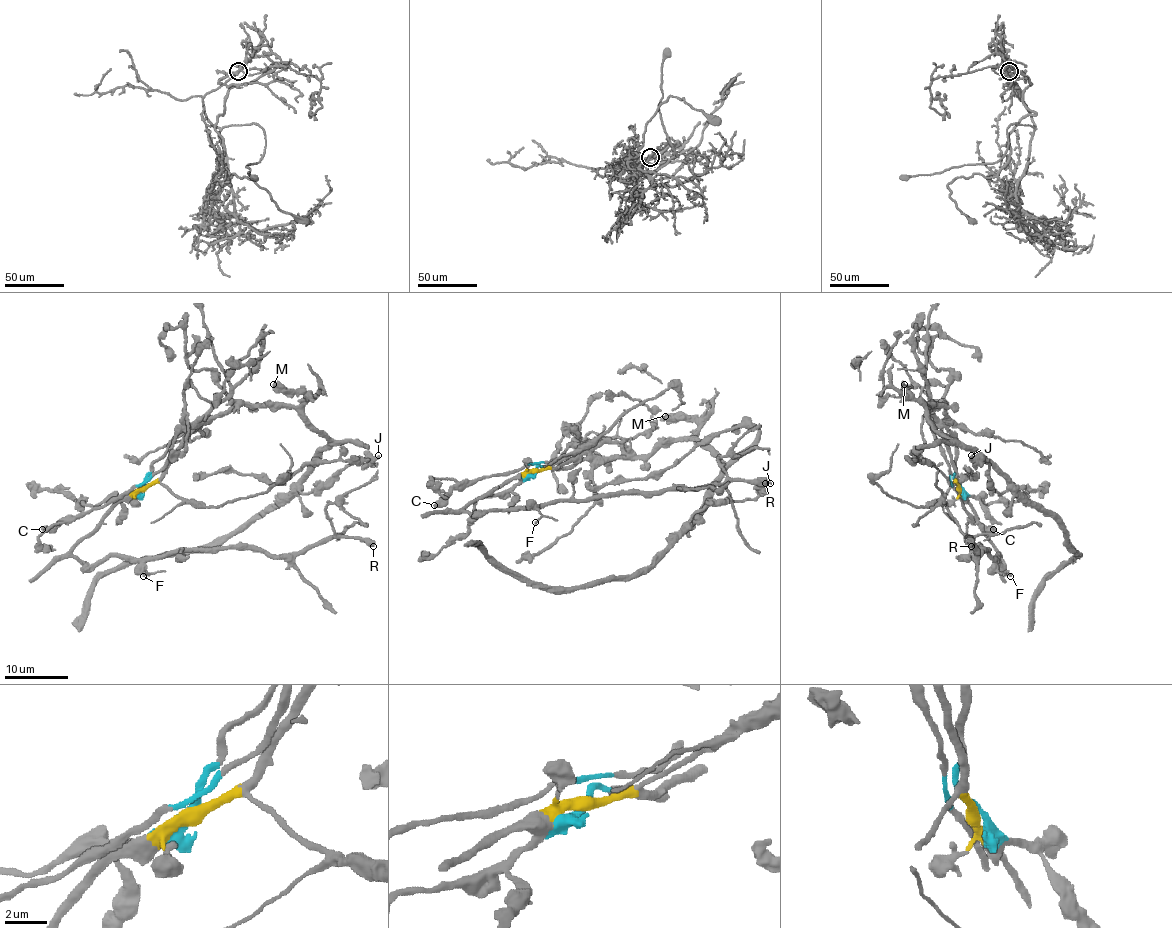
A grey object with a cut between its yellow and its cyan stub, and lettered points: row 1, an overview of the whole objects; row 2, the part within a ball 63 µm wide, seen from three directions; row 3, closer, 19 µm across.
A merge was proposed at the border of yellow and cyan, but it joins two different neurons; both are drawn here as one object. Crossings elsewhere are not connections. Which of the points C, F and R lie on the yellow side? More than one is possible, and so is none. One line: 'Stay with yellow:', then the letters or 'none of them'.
Stay with yellow: F, R

